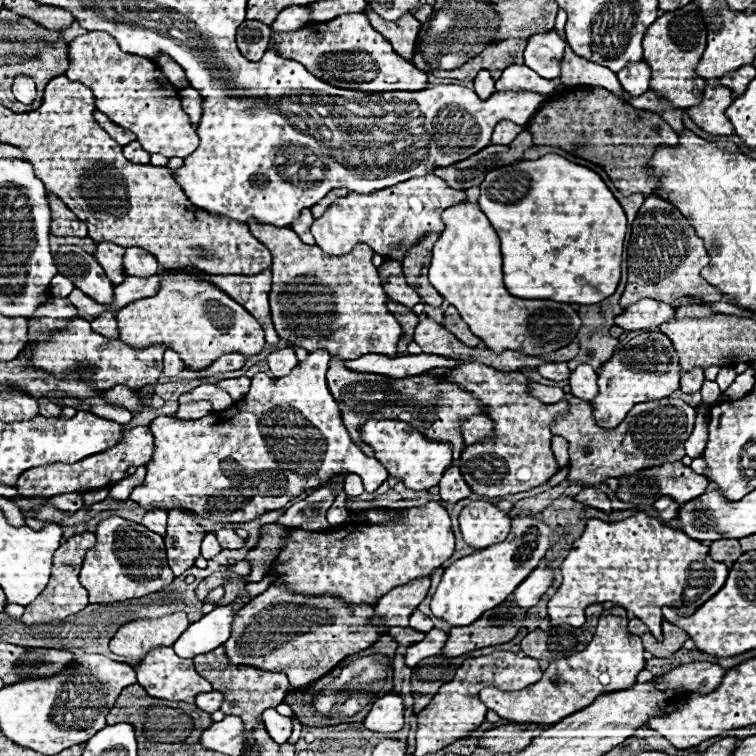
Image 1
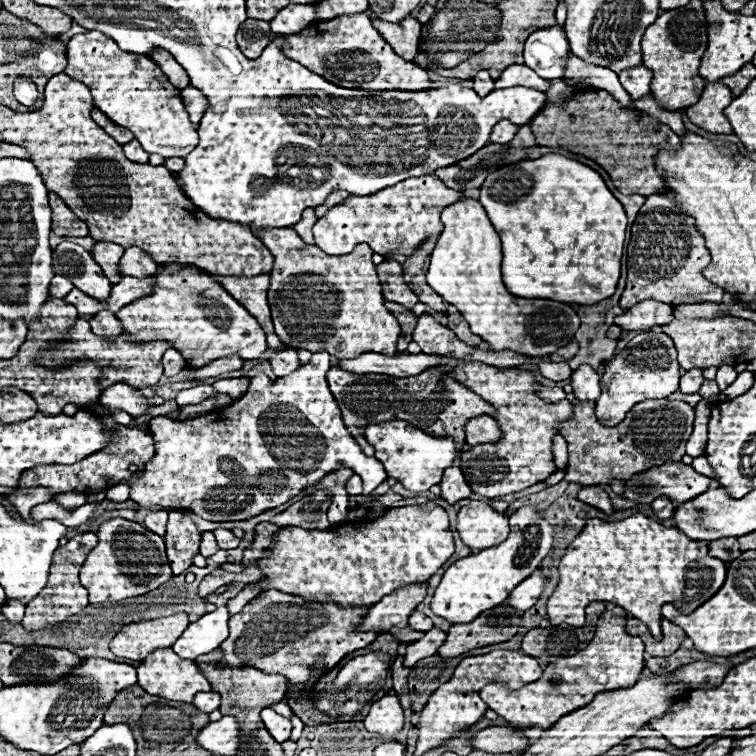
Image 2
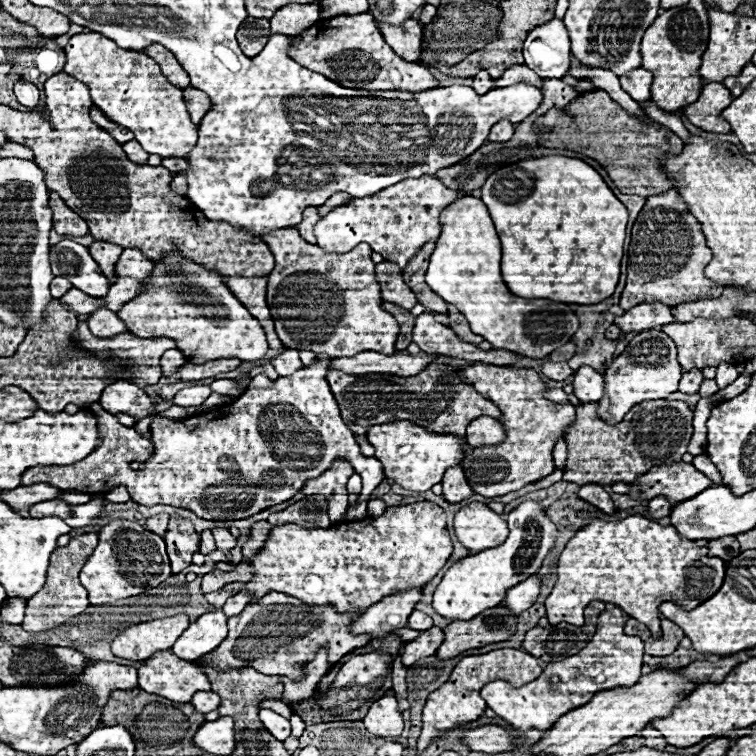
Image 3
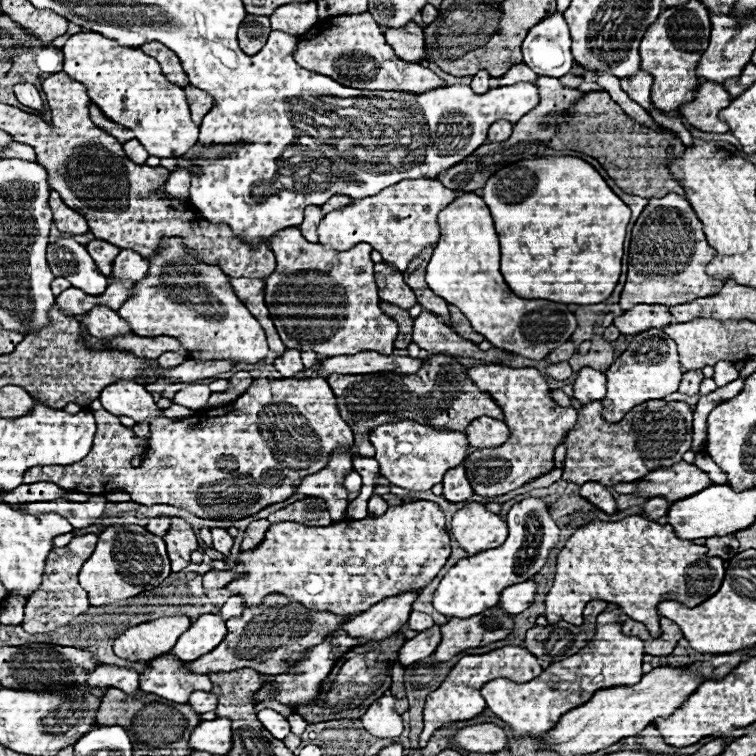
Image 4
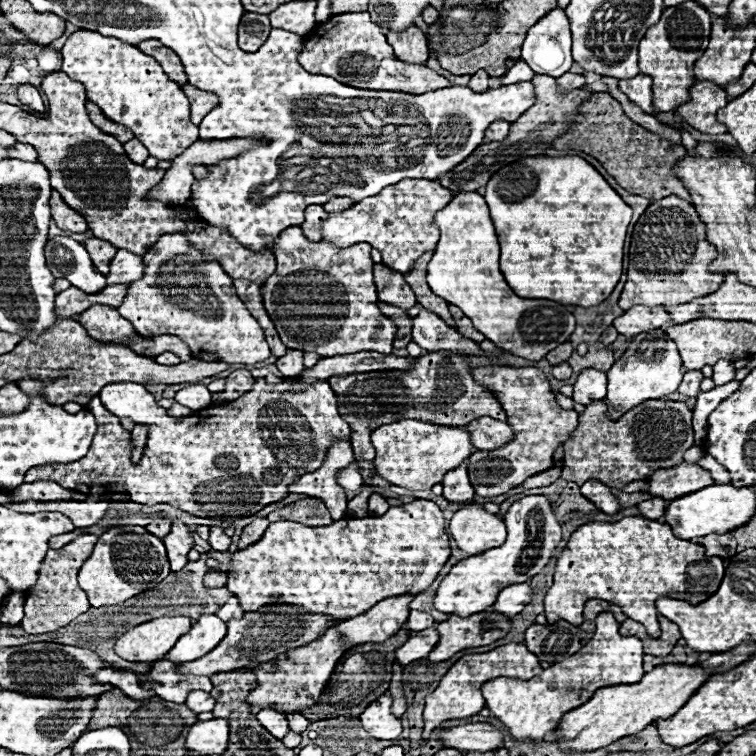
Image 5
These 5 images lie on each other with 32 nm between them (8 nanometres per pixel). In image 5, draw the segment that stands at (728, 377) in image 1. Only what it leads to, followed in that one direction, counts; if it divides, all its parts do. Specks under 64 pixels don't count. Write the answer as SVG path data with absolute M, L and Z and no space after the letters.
M719 360L714 366L714 376L712 380L716 382L716 386L722 386L722 384L728 384L732 382L736 376L736 368L734 364L728 360Z

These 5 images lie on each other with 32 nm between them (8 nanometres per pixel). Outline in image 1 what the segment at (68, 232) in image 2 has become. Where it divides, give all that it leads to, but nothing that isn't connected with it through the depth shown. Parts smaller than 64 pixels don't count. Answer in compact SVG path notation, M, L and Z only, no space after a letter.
M48 194L48 204L52 210L52 222L50 222L50 234L54 236L76 236L86 238L88 228L84 222L80 222L54 194Z

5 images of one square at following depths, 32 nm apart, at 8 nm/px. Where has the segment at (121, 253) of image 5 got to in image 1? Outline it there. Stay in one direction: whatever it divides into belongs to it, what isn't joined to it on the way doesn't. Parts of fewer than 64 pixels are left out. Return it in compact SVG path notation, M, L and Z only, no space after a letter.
M134 246L134 248L126 250L124 270L126 270L126 274L140 274L140 276L148 278L152 274L158 274L160 266L158 266L156 258L152 258L152 254Z

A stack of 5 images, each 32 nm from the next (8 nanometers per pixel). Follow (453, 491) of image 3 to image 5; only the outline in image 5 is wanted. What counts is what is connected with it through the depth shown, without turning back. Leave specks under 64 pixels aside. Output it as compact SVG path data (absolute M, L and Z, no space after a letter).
M464 464L454 468L454 470L450 470L444 476L442 486L444 486L444 498L448 502L468 502L474 496L474 490L470 486L470 480L468 480Z

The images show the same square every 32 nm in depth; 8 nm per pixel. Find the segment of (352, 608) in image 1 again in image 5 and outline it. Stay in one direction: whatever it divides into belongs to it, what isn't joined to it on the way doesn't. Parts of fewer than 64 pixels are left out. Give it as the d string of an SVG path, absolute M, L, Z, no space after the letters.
M266 604L258 610L244 612L242 620L228 622L228 634L224 642L216 646L216 650L208 652L204 658L196 662L186 662L178 668L180 674L196 674L196 676L212 676L216 672L232 672L238 668L252 668L262 662L274 662L280 654L294 650L298 646L306 646L316 642L328 628L334 628L340 620L326 614L308 614L302 612L300 606L294 604Z

